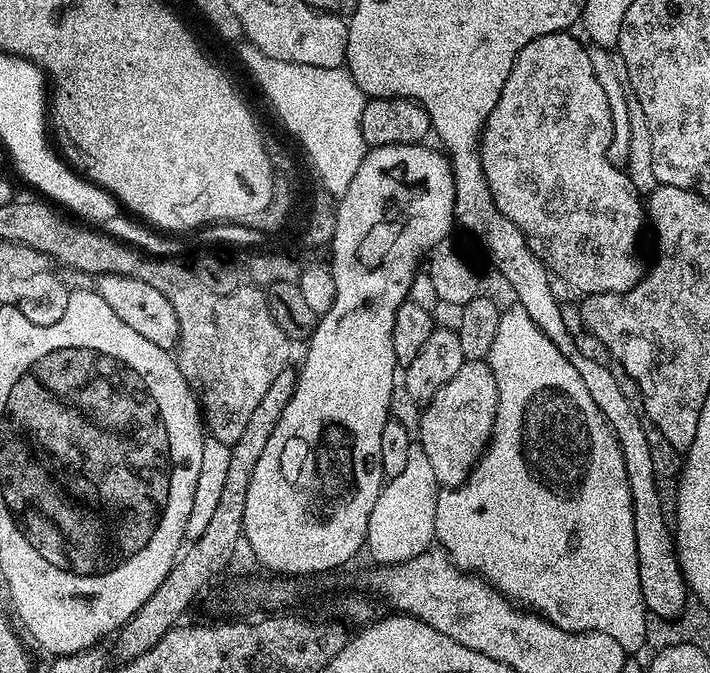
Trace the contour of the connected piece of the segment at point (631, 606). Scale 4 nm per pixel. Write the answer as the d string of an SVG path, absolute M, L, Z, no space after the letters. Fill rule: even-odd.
M518 306L505 307L500 313L498 332L490 346L486 362L494 374L494 382L498 382L498 410L496 425L492 428L492 438L476 467L467 480L457 488L445 488L436 493L436 509L434 510L434 526L439 547L448 553L452 563L464 572L475 574L495 586L503 596L531 610L544 619L549 620L567 632L601 632L610 634L614 642L623 644L625 653L636 652L648 640L648 620L650 613L643 602L642 587L638 574L638 553L635 546L634 510L627 481L626 464L622 450L616 440L612 428L604 420L604 415L594 404L594 398L586 390L586 382L574 370L567 358L556 355L550 347L550 341L542 330Z

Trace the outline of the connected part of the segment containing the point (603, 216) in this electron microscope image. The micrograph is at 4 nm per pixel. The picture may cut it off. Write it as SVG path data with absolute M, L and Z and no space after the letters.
M571 31L546 34L542 38L534 38L530 46L526 46L512 63L506 82L502 86L502 94L484 124L484 131L480 133L480 162L482 174L490 186L490 194L494 206L502 210L503 219L512 220L518 230L528 239L528 245L538 254L538 258L548 265L549 273L557 281L565 280L574 291L579 294L606 294L607 292L625 292L640 281L642 267L636 257L636 235L640 232L640 223L646 220L646 208L642 203L642 194L630 182L627 171L623 168L610 166L608 147L612 137L612 123L610 122L610 102L606 102L606 94L602 94L602 86L598 86L598 78L594 78L594 66L590 66L590 54L585 45L580 45L572 37Z

